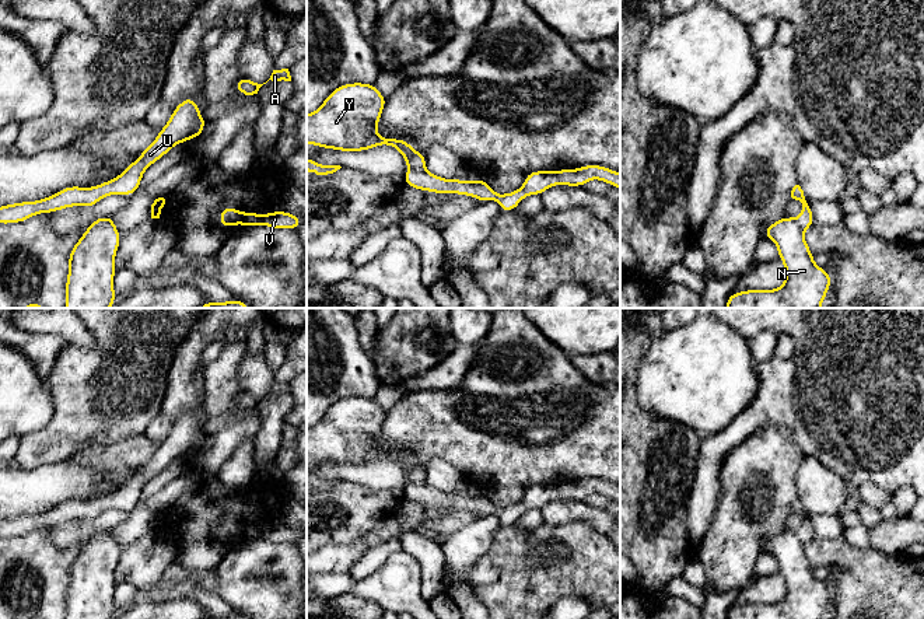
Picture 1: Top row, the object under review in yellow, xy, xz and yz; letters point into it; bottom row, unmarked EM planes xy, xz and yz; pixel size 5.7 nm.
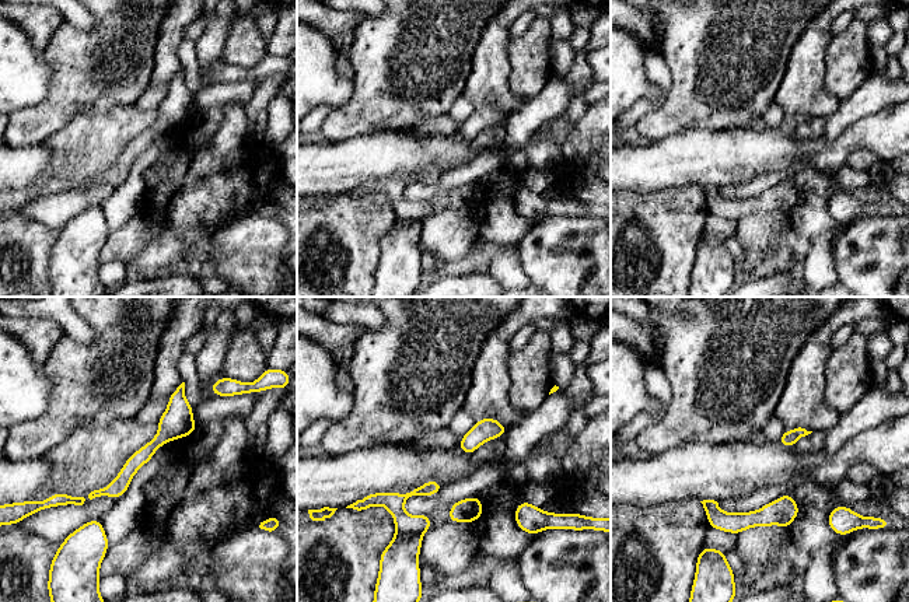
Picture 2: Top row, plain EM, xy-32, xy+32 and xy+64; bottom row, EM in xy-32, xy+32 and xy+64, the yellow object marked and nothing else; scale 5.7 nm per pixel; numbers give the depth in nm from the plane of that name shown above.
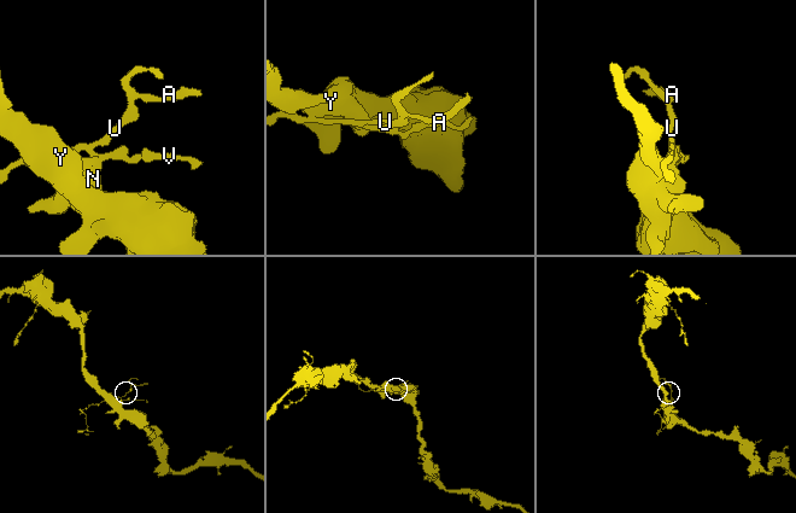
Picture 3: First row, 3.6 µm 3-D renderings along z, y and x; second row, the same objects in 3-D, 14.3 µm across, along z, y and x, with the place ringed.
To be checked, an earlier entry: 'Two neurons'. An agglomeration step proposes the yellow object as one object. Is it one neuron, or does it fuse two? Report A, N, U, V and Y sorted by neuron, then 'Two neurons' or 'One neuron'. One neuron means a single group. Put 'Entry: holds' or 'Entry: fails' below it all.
Groups: A U V / N Y. Two neurons
Entry: holds

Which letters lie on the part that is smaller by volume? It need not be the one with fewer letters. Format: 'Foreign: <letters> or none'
Foreign: A, U, V

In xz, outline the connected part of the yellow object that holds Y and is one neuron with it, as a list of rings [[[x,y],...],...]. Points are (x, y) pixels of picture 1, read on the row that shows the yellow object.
[[[374,84],[339,85],[315,112],[307,115],[307,144],[339,151],[389,146],[400,151],[409,171],[426,171],[424,153],[413,150],[403,139],[377,134],[385,104],[386,98]]]

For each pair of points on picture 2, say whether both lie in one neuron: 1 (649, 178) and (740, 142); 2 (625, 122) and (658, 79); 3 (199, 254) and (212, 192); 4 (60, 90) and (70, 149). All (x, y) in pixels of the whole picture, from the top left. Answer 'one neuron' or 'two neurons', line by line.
1: one neuron
2: one neuron
3: one neuron
4: two neurons

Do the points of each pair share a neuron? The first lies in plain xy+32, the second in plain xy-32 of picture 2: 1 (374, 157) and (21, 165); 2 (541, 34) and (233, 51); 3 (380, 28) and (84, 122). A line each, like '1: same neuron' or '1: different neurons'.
1: same neuron
2: different neurons
3: different neurons

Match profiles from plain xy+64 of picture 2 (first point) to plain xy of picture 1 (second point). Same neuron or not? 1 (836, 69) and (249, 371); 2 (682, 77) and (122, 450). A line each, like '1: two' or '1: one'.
1: two
2: two

